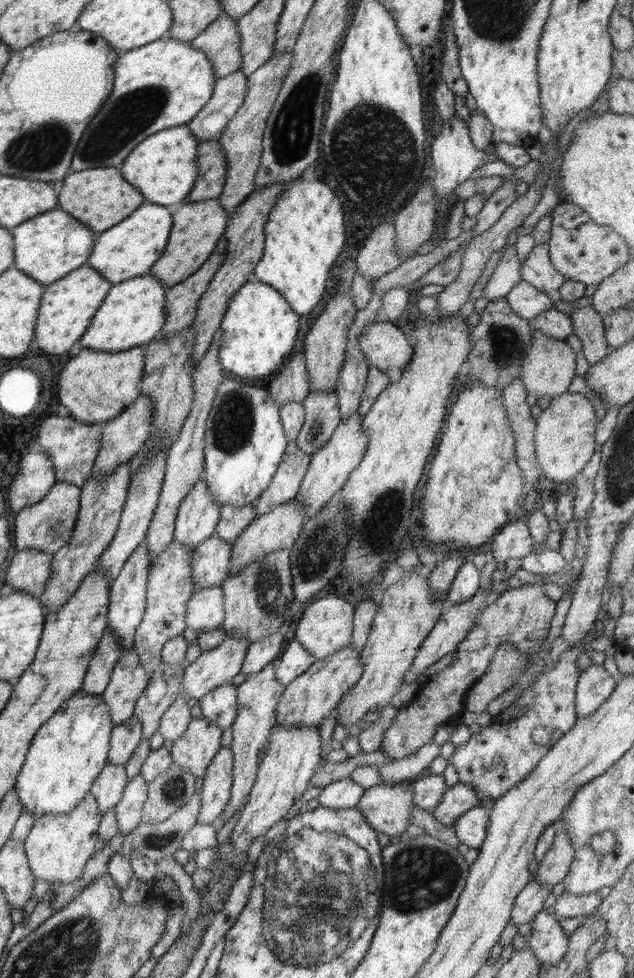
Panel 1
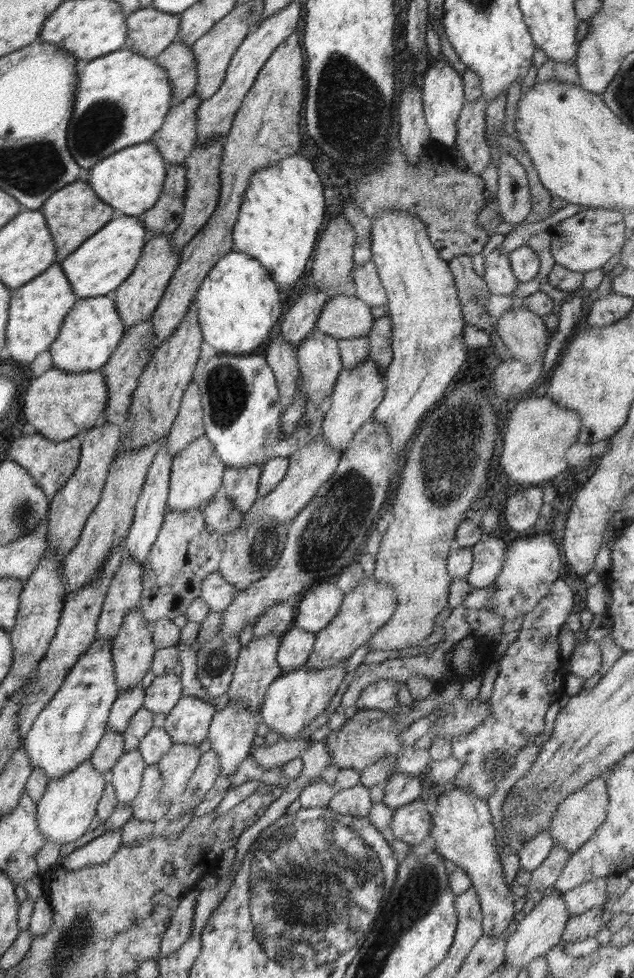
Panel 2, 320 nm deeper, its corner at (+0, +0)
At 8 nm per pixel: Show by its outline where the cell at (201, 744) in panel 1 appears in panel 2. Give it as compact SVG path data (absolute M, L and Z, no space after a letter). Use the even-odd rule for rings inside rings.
M182 695L174 708L165 716L165 731L171 736L173 744L191 744L198 747L208 736L209 724L216 710L214 704L208 703L199 697Z

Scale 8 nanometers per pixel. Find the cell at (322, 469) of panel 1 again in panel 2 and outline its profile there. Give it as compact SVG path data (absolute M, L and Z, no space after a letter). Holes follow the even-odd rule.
M372 359L357 364L354 368L343 368L334 385L332 396L322 422L322 437L334 450L338 450L340 456L354 440L354 434L358 432L372 418L376 408L384 399L386 390L385 377L378 370L378 365Z

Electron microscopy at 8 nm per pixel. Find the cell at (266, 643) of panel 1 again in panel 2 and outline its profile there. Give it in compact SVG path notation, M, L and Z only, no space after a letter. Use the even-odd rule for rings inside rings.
M277 602L262 611L253 626L254 637L272 633L282 636L294 626L295 606L292 602Z

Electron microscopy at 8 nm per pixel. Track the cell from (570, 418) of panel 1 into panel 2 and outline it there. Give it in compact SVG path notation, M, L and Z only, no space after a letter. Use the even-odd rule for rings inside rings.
M527 395L514 406L508 418L502 451L499 453L502 472L512 484L517 483L520 486L541 485L554 479L568 468L566 451L578 442L580 428L580 415L576 411L564 409L547 397Z

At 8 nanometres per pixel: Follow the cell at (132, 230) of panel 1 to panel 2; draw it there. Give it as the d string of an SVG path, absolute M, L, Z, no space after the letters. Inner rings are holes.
M117 214L98 232L87 238L72 254L59 265L77 298L92 298L111 295L136 266L144 243L146 231L142 221L136 216Z

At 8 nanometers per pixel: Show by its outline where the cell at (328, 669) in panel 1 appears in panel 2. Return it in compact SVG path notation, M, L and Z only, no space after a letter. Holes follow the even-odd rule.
M365 575L351 591L343 594L340 608L334 618L315 634L313 651L305 666L320 670L334 663L346 661L357 648L367 643L372 635L390 620L396 607L395 590L388 583L378 582L376 577Z

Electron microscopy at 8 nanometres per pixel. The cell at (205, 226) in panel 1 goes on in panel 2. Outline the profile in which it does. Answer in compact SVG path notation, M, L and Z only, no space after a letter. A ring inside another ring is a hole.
M161 233L144 243L140 258L136 266L131 270L130 276L120 283L111 294L115 302L115 309L121 316L125 328L132 328L146 319L156 310L165 288L174 274L181 257L181 252L174 252L171 246L171 236L173 233Z

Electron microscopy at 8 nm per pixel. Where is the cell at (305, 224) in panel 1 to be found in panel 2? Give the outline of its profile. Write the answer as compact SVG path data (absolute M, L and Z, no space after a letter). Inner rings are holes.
M296 154L255 170L254 174L250 175L247 188L233 228L233 248L257 260L269 272L278 288L292 288L299 278L306 280L304 272L310 256L313 256L318 232L326 214L324 188L318 172L314 171L306 158Z

